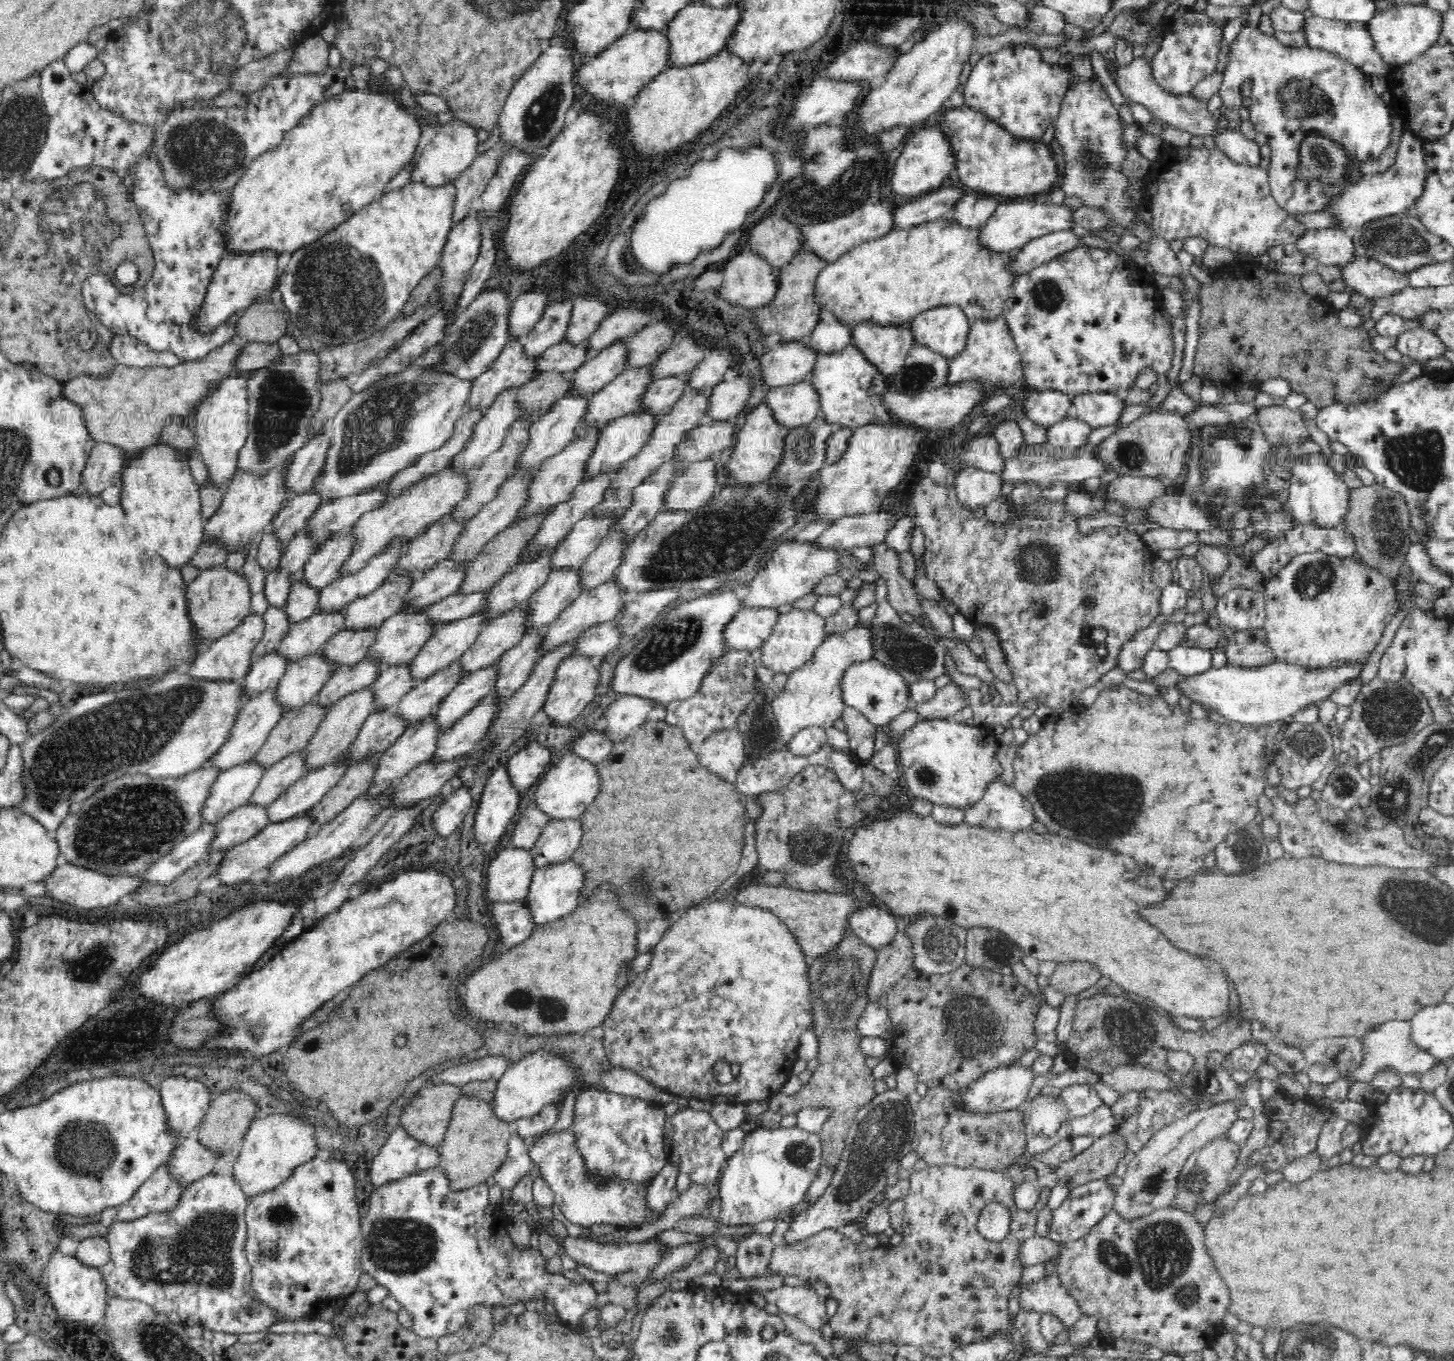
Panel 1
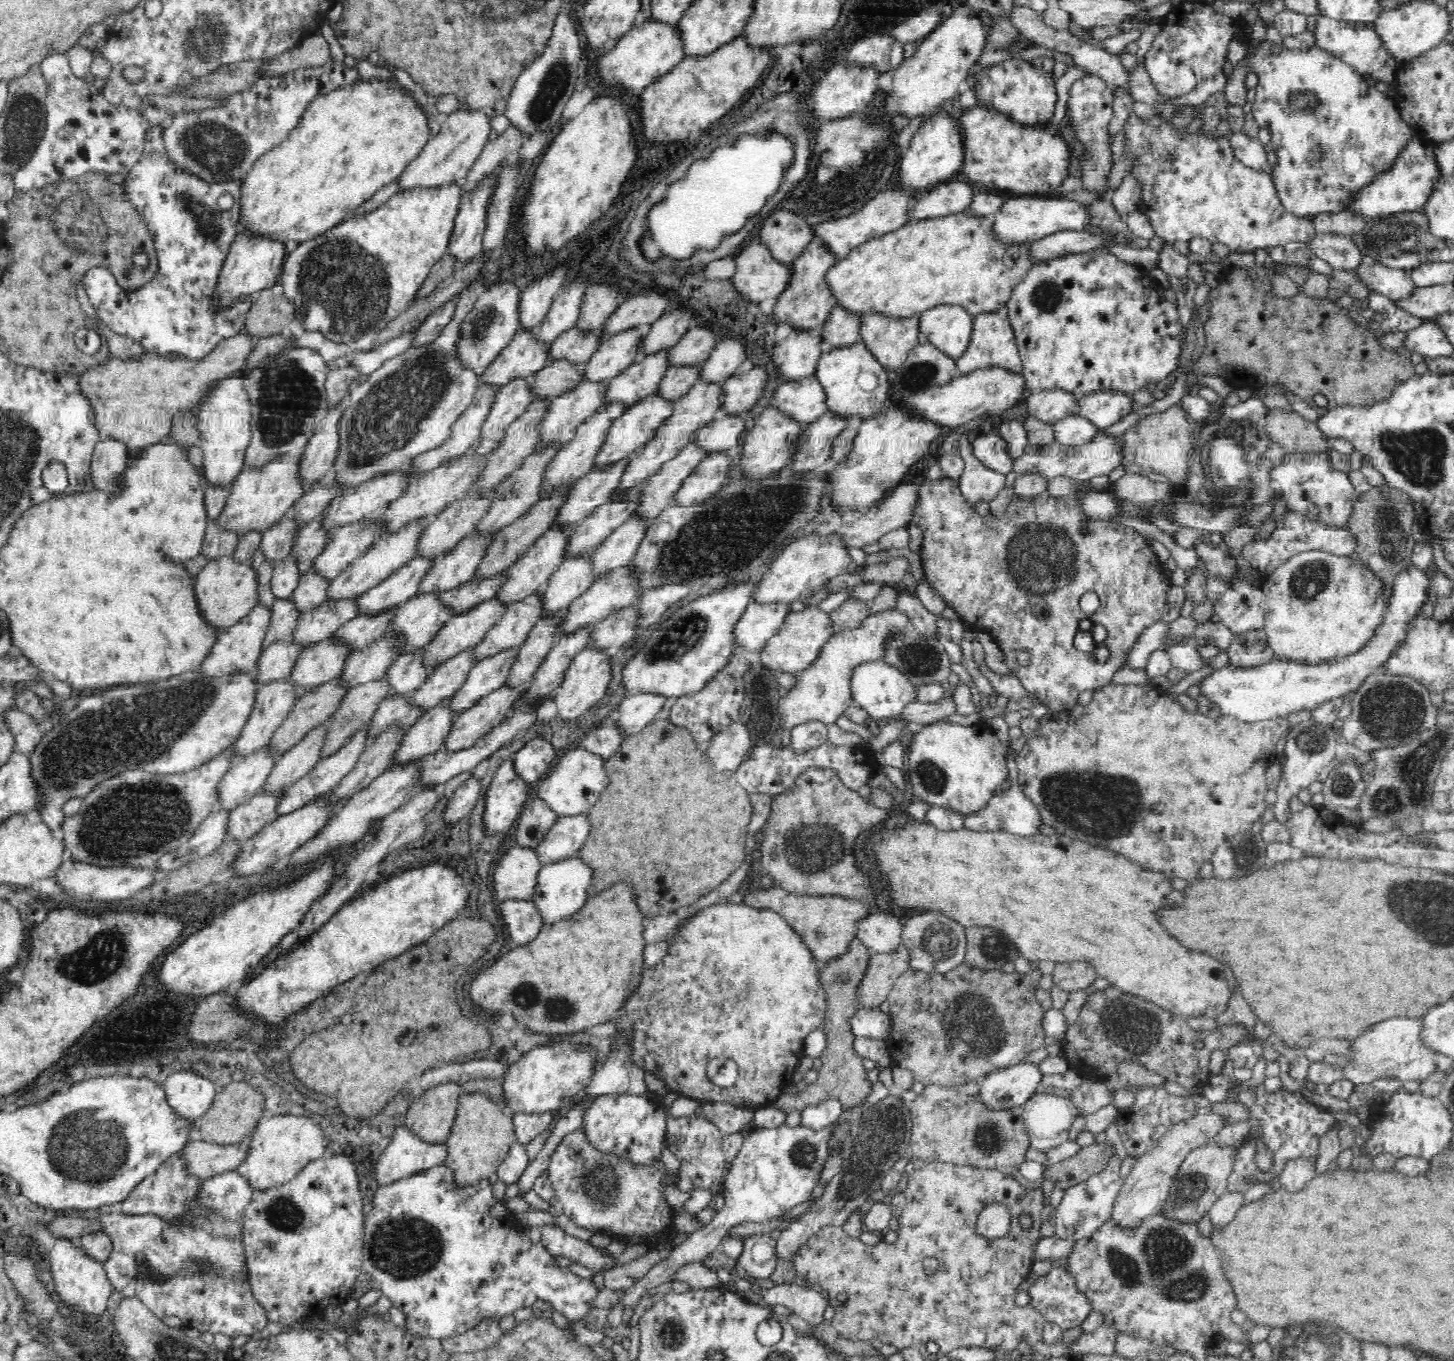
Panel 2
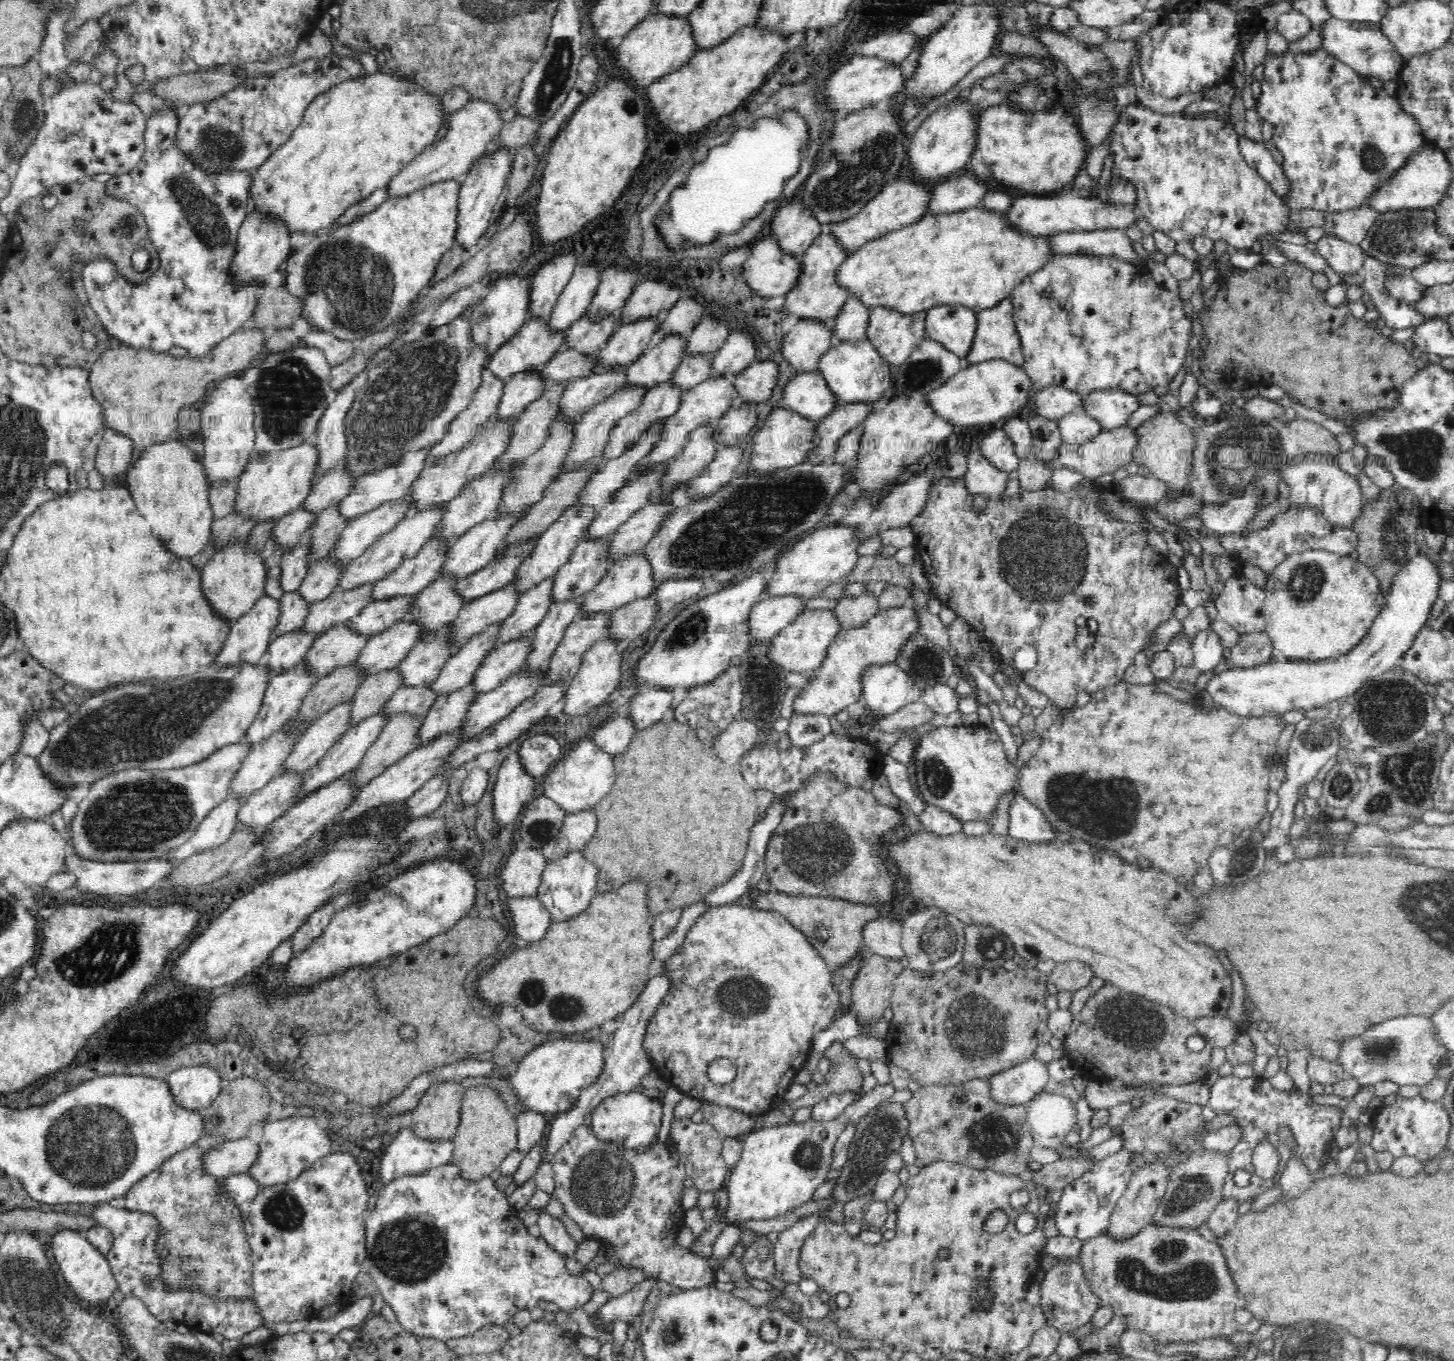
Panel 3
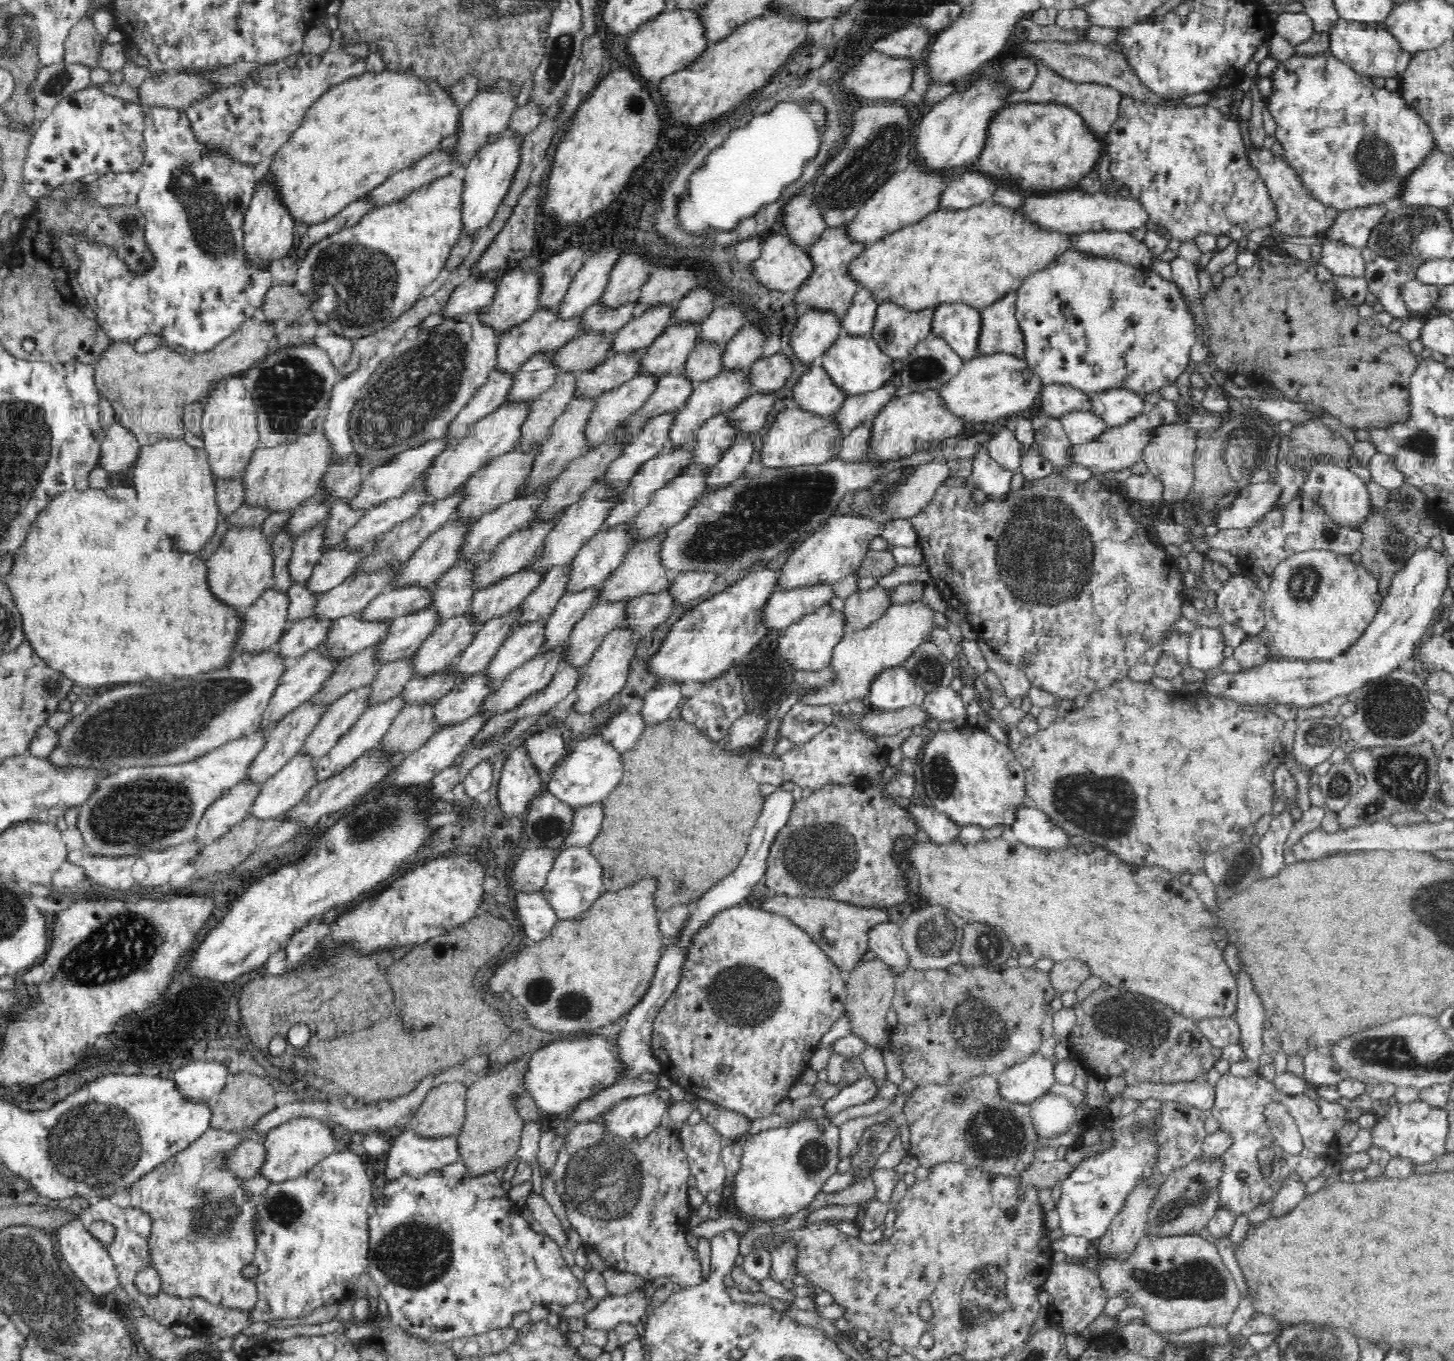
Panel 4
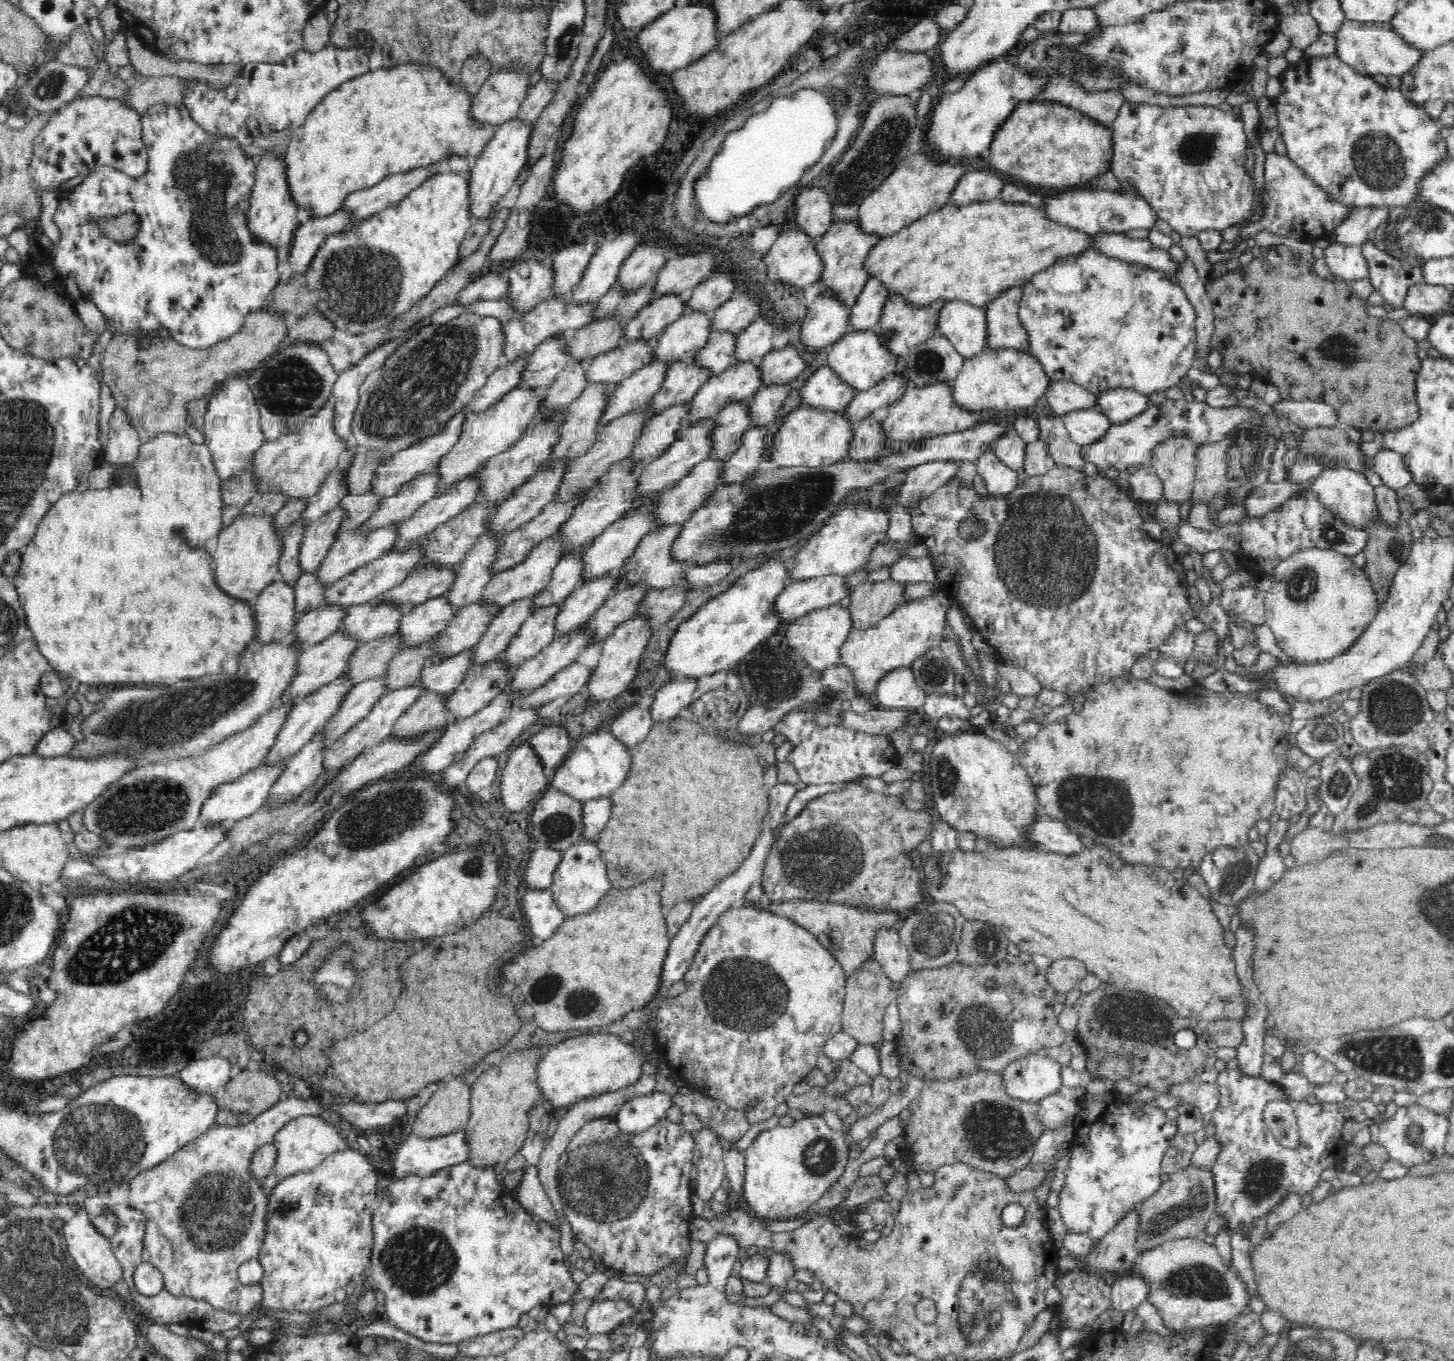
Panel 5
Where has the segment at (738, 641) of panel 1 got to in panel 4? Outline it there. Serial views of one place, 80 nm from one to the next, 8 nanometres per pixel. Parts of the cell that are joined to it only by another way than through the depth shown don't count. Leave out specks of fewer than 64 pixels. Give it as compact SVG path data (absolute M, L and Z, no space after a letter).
M822 581L810 586L797 586L791 589L778 588L764 606L764 616L769 630L786 629L836 598L832 583Z

